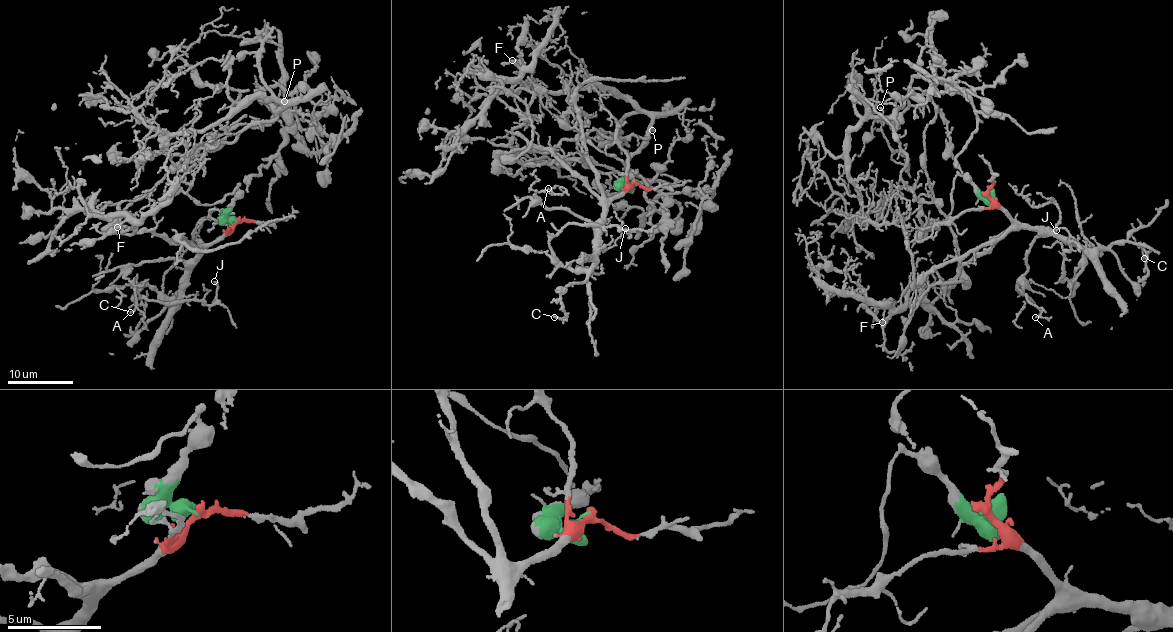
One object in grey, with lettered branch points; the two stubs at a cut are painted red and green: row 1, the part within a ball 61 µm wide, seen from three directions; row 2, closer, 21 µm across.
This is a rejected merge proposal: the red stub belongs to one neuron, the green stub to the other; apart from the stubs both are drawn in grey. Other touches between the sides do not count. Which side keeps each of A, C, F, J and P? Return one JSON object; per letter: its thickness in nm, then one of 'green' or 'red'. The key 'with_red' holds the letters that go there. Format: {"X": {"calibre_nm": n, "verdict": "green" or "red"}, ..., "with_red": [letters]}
{"A": {"calibre_nm": 120, "verdict": "red"}, "C": {"calibre_nm": 150, "verdict": "red"}, "F": {"calibre_nm": 180, "verdict": "green"}, "J": {"calibre_nm": 70, "verdict": "red"}, "P": {"calibre_nm": 80, "verdict": "green"}, "with_red": ["A", "C", "J"]}

